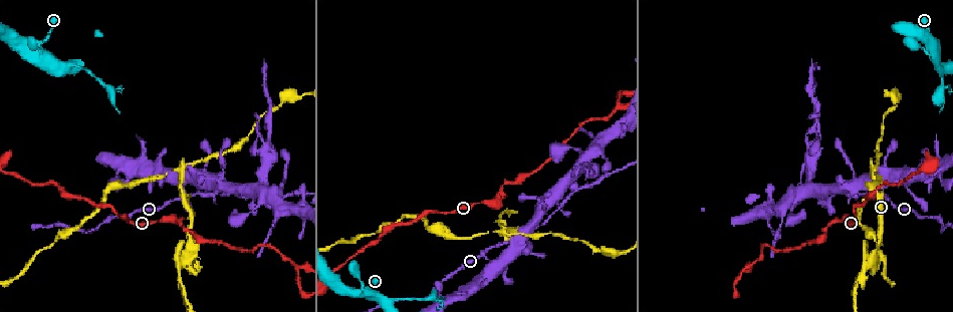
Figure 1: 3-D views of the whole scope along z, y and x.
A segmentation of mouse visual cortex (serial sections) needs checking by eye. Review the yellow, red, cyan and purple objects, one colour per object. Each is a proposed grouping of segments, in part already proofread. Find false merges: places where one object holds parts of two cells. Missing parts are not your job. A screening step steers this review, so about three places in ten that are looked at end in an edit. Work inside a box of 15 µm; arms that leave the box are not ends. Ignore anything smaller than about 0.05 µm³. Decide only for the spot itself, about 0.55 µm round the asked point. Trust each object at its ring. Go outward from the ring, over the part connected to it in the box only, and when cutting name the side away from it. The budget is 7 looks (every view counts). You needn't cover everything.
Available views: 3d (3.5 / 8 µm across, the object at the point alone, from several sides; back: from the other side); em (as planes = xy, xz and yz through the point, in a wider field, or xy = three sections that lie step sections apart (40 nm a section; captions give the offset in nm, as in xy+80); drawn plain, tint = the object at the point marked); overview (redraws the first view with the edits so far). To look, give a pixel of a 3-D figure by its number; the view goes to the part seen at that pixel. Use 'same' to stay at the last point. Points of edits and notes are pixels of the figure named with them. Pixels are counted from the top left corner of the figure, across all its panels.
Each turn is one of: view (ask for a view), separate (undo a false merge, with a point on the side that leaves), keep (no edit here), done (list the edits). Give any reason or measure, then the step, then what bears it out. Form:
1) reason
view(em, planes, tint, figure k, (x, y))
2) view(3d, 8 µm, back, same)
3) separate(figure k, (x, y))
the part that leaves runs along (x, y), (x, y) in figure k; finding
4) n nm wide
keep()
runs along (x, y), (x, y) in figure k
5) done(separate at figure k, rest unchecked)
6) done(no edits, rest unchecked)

two arms in line, one across
view(3d, 3.5 µm, figure 1, (874, 168))

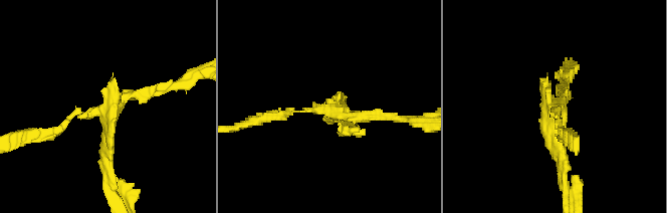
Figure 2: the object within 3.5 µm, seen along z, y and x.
view(em, xy, step 1, tint, figure 2, (330, 108))

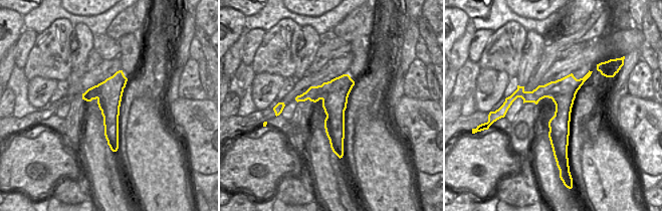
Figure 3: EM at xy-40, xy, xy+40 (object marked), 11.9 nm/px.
keep()
one cell here

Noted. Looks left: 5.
thin arm on a thick one
view(3d, 3.5 µm, figure 1, (844, 193))

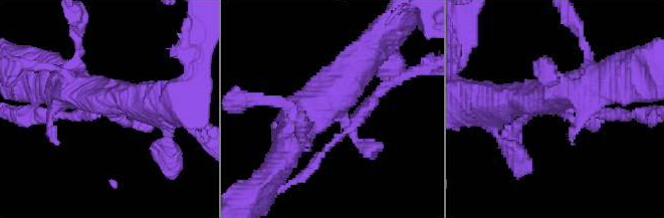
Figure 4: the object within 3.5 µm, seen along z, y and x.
view(em, planes, plain, figure 4, (560, 107))

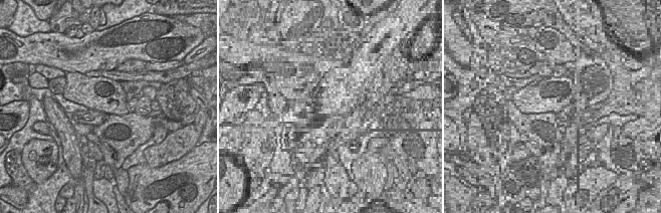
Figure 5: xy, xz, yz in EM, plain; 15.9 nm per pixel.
view(em, planes, tint, same)

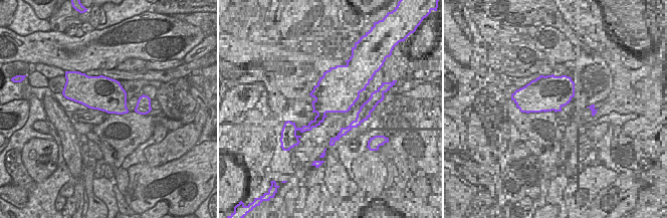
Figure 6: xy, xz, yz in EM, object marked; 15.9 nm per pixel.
separate(figure 4, (629, 80))
the part that leaves runs along (654, 81), (603, 81), (598, 87) in figure 4; two cells meet here

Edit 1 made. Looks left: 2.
done(separate at figure 4, rest unchecked)

